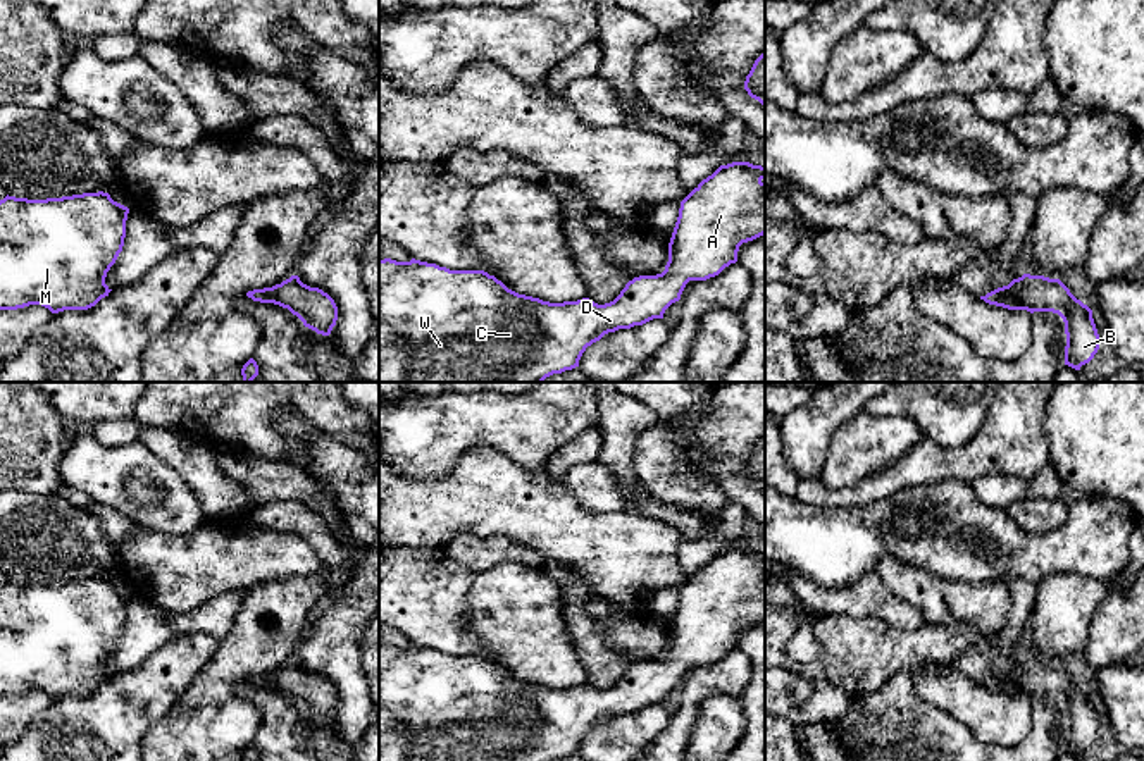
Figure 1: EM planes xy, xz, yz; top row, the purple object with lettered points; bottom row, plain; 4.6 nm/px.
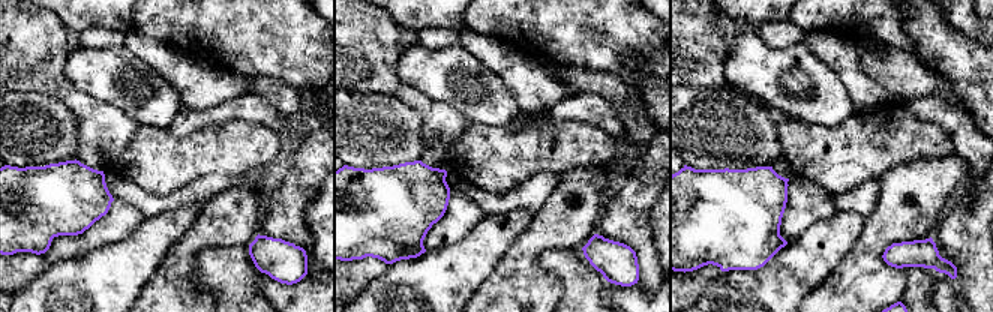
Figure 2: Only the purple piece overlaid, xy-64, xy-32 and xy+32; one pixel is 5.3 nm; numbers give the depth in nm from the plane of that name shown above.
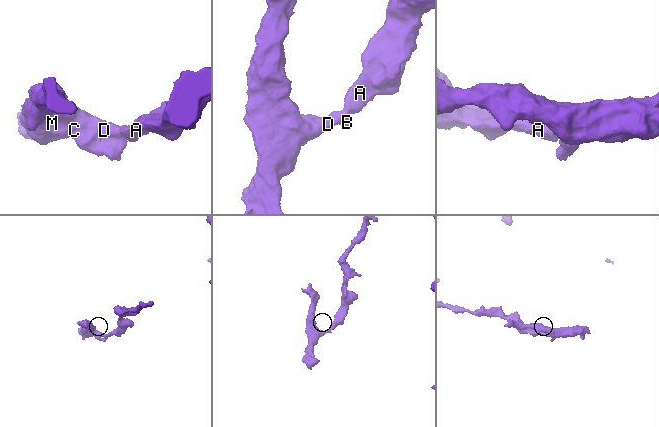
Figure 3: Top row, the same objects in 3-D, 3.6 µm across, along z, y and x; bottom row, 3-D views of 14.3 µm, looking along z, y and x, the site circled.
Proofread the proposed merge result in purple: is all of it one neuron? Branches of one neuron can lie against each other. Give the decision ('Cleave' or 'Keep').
Keep

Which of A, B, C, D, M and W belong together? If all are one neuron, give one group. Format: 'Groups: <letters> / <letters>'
Groups: A B C D M W

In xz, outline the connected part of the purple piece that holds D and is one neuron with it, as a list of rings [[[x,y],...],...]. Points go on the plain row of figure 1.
[[[749,548],[720,551],[682,587],[668,628],[668,647],[656,661],[639,661],[605,690],[589,684],[550,689],[508,675],[484,656],[450,656],[412,644],[379,646],[379,761],[553,761],[579,752],[588,732],[619,715],[663,704],[665,696],[681,685],[689,666],[706,666],[737,647],[743,628],[765,620],[765,553]]]

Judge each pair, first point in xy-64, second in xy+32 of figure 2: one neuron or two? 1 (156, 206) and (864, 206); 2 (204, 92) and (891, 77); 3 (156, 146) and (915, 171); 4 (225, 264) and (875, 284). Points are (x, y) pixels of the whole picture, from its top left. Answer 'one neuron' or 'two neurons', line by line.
1: one neuron
2: two neurons
3: two neurons
4: two neurons

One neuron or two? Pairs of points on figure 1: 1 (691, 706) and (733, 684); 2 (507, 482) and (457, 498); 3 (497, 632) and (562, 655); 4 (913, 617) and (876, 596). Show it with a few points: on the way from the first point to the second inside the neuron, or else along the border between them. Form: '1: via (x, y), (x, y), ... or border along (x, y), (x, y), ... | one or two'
1: via (698, 696), (710, 684), (722, 684) | one
2: via (495, 494), (469, 498) | one
3: via (512, 632), (522, 632), (547, 655) | one
4: via (905, 617), (884, 605) | one

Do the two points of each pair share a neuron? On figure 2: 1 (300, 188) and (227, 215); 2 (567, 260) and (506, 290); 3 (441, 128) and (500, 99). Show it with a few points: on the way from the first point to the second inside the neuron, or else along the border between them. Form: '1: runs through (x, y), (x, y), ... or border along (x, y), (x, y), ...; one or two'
1: border along (266, 195), (261, 204), (261, 219), (257, 233); two
2: border along (570, 246), (539, 257), (561, 296); two
3: border along (432, 101), (452, 105), (470, 123); two

